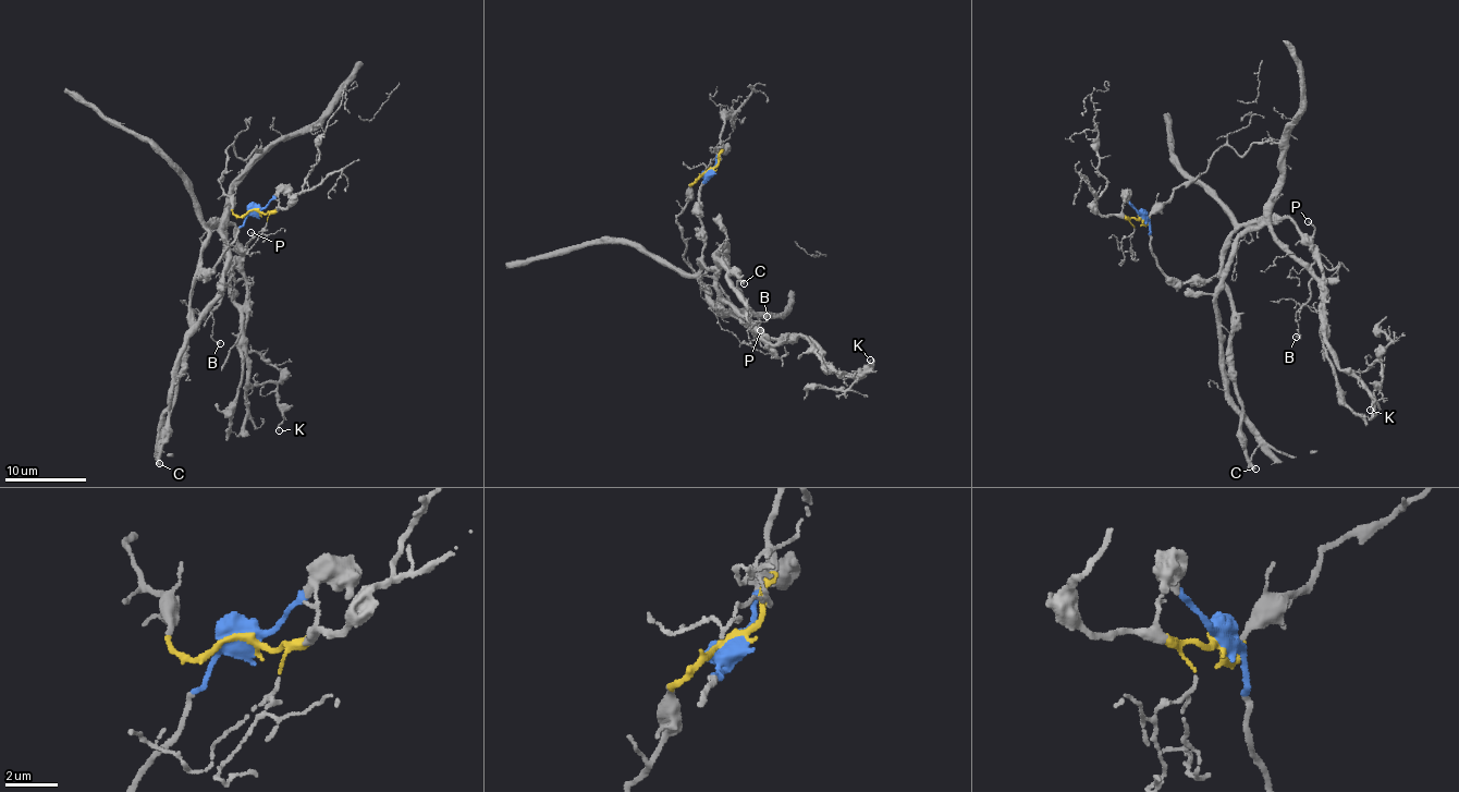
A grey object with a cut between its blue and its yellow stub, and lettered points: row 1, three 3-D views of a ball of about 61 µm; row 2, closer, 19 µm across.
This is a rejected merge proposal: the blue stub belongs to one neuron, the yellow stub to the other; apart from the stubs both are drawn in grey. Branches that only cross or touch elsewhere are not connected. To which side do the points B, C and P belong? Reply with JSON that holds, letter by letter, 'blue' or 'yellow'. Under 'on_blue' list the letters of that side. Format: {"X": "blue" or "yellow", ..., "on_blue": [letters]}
{"B": "yellow", "C": "blue", "P": "blue", "on_blue": ["C", "P"]}

